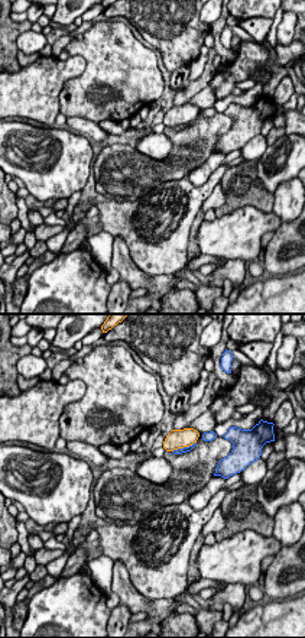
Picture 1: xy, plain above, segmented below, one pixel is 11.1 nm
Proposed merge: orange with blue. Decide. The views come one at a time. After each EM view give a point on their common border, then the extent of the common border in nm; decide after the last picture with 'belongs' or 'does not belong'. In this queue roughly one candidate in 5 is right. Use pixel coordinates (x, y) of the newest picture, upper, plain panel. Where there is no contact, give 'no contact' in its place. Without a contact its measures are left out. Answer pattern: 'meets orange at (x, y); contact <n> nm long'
meets orange at (184, 122); contact 300 nm long

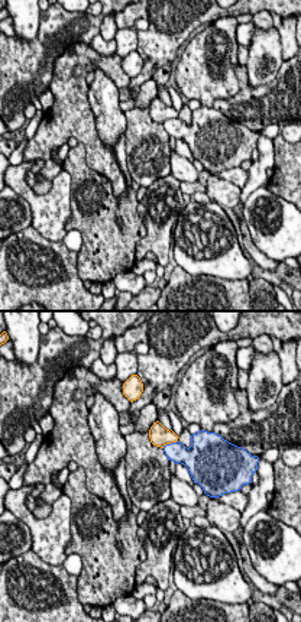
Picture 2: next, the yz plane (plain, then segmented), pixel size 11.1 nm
meets orange at (170, 119); contact 190 nm long

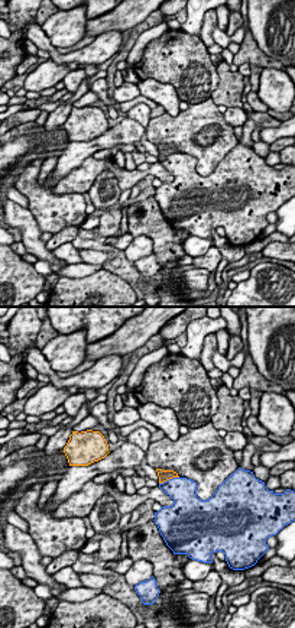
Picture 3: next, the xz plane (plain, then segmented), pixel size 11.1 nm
meets orange at (168, 155); contact 240 nm long

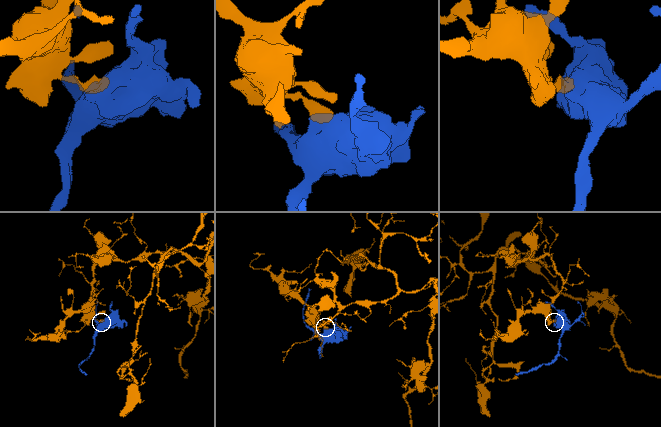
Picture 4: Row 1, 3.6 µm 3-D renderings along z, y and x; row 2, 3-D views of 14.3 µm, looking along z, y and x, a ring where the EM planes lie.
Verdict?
does not belong

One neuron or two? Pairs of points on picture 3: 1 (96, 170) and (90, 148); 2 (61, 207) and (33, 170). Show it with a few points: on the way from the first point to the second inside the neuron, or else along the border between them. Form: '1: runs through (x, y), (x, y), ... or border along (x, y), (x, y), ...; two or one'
1: border along (91, 155), (64, 175); two
2: runs through (51, 203), (32, 184), (32, 180); one

